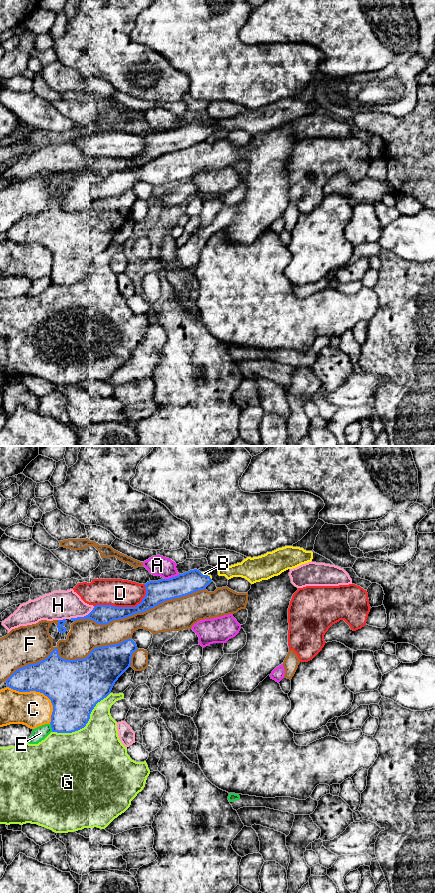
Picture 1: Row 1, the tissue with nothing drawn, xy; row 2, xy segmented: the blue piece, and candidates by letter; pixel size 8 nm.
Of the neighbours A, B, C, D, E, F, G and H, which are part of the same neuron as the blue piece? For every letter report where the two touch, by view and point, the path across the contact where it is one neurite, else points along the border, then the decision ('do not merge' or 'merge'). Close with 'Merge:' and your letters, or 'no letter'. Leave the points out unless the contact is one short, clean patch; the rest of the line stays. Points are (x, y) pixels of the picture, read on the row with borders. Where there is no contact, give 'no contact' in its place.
A: xy (172, 577) | along xy (179, 574), (164, 579) | do not merge
B: xy (206, 575) | across xy (192, 581), (201, 580), (206, 575), (204, 573) | merge
C: xy (40, 692) | do not merge
D: xy (125, 607) | do not merge
E: xy (51, 727) | do not merge
F: xy (65, 659) | do not merge
G: xy (86, 723) | do not merge
H: xy (82, 617) | do not merge
Merge: B

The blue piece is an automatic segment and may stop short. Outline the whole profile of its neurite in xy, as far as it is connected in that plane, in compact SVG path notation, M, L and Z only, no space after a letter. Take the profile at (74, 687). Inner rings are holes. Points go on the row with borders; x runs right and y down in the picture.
M127 639L122 643L96 647L84 659L66 660L59 656L58 649L55 648L46 659L16 670L6 680L7 687L19 692L36 691L43 693L53 705L50 722L52 732L72 733L86 726L96 704L111 693L115 682L130 667L132 654L137 649L136 643L132 639Z

